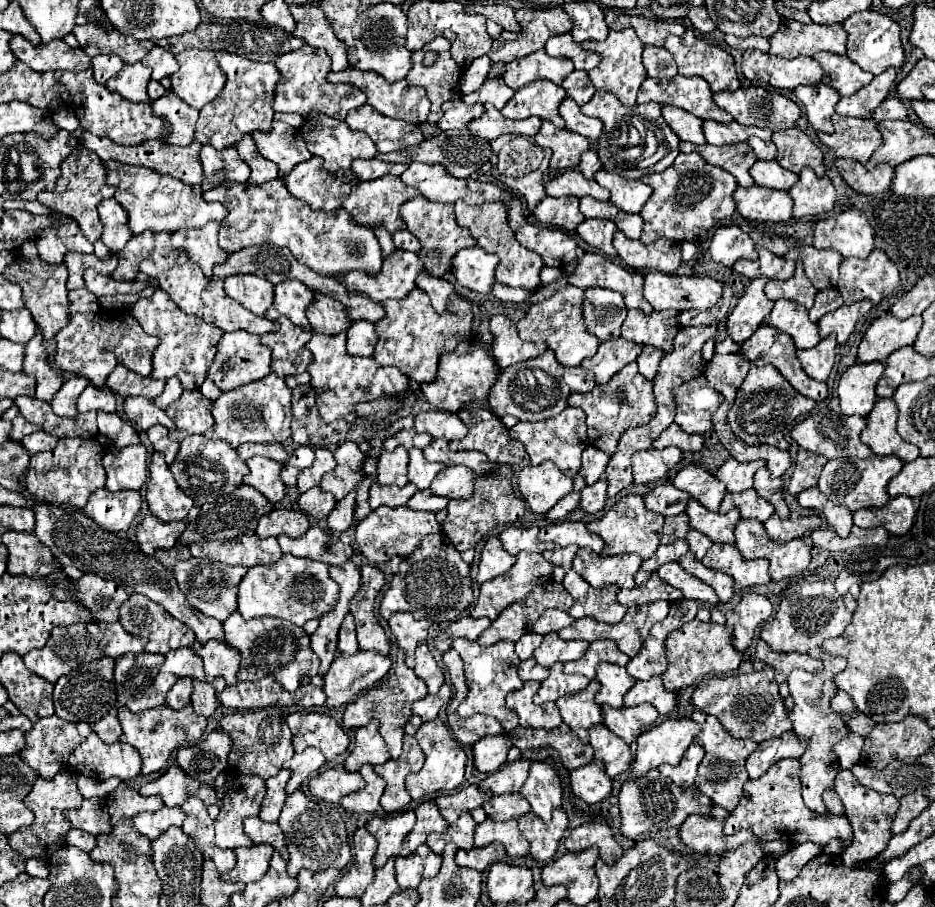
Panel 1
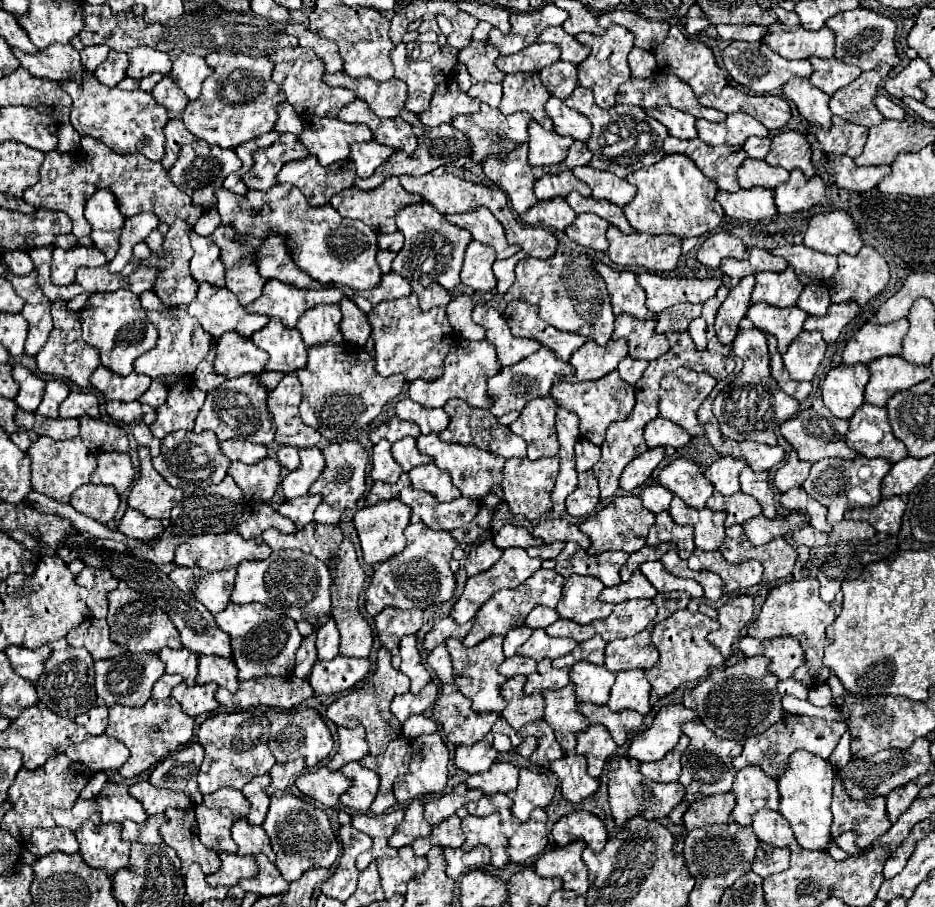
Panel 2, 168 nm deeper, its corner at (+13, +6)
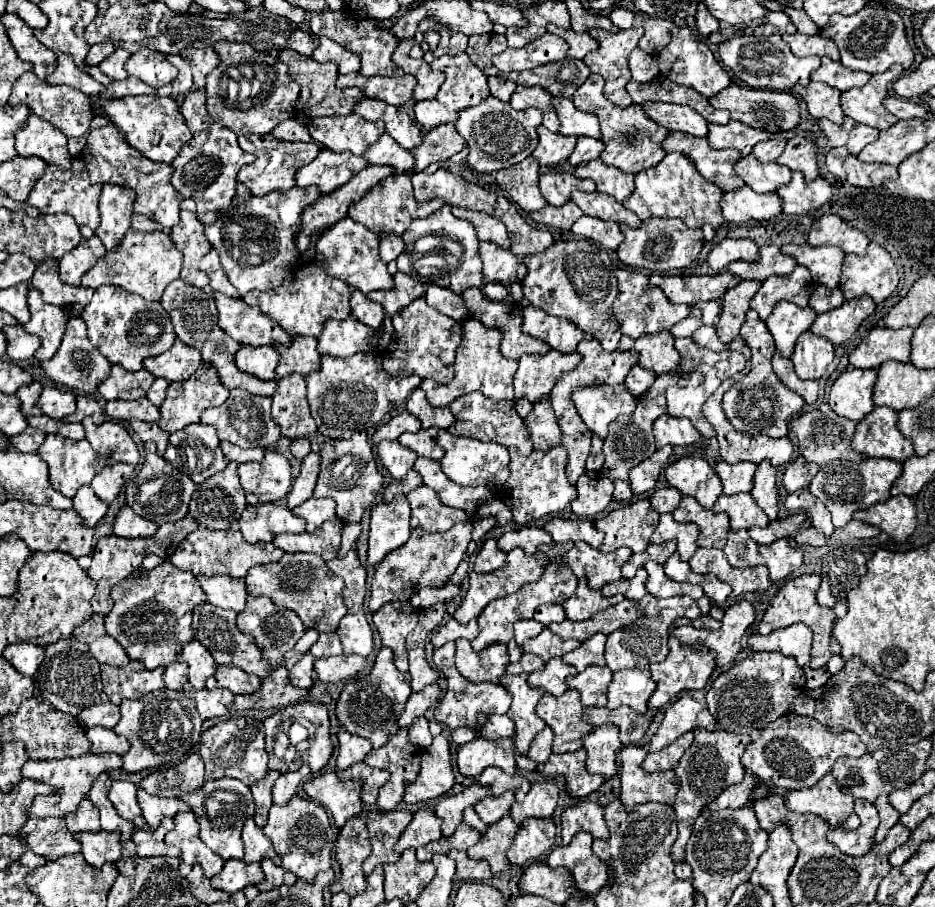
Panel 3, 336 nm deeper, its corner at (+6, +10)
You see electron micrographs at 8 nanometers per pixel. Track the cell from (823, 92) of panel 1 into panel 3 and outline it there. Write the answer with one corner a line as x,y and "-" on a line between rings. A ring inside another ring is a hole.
810,82
808,86
794,86
794,92
802,96
808,106
808,112
814,118
828,118
836,124
844,120
844,112
840,106
840,92
822,82

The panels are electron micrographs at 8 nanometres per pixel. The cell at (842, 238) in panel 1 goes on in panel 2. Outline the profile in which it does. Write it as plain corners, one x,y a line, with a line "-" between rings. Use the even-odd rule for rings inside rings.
843,210
823,212
809,220
809,228
805,232
805,246
823,254
857,254
863,246
863,240
851,220
851,216

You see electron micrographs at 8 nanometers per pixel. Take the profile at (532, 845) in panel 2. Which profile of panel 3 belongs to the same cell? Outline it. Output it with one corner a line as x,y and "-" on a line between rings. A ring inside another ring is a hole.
528,818
522,822
520,830
516,832
508,854
508,860
512,864
526,864
532,858
542,856
554,846
556,838
556,826
552,818

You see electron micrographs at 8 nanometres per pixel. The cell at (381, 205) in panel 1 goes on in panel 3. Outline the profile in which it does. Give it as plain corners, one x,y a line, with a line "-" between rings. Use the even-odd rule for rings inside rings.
396,174
396,176
384,178
380,184
376,184
376,188
372,188
372,192
368,192
362,200
352,204
352,208
348,210
348,216
354,222
364,224
366,228
376,232
378,236
388,236
388,234
402,236
406,232
406,228
410,226
410,222
412,222
412,216
414,218
430,216
432,212
436,212
444,204
446,202
440,200
440,198
434,198
434,200
428,200
428,202
416,202
408,174

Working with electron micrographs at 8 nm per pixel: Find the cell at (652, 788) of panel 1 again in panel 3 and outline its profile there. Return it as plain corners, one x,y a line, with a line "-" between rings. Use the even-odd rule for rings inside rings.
632,744
632,746
624,746
620,750
620,760
622,760
620,802
624,804
626,812
632,812
634,806
646,804
646,802
672,804
674,796
680,788
680,782
678,782
678,776
674,774
674,770
648,774
642,768
644,758
646,758
644,746

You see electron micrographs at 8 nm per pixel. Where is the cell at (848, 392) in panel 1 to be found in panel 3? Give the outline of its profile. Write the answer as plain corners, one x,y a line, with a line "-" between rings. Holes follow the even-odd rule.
848,368
844,370
830,388
828,404
840,416
860,422
868,412
872,412
872,388
876,382
876,370

